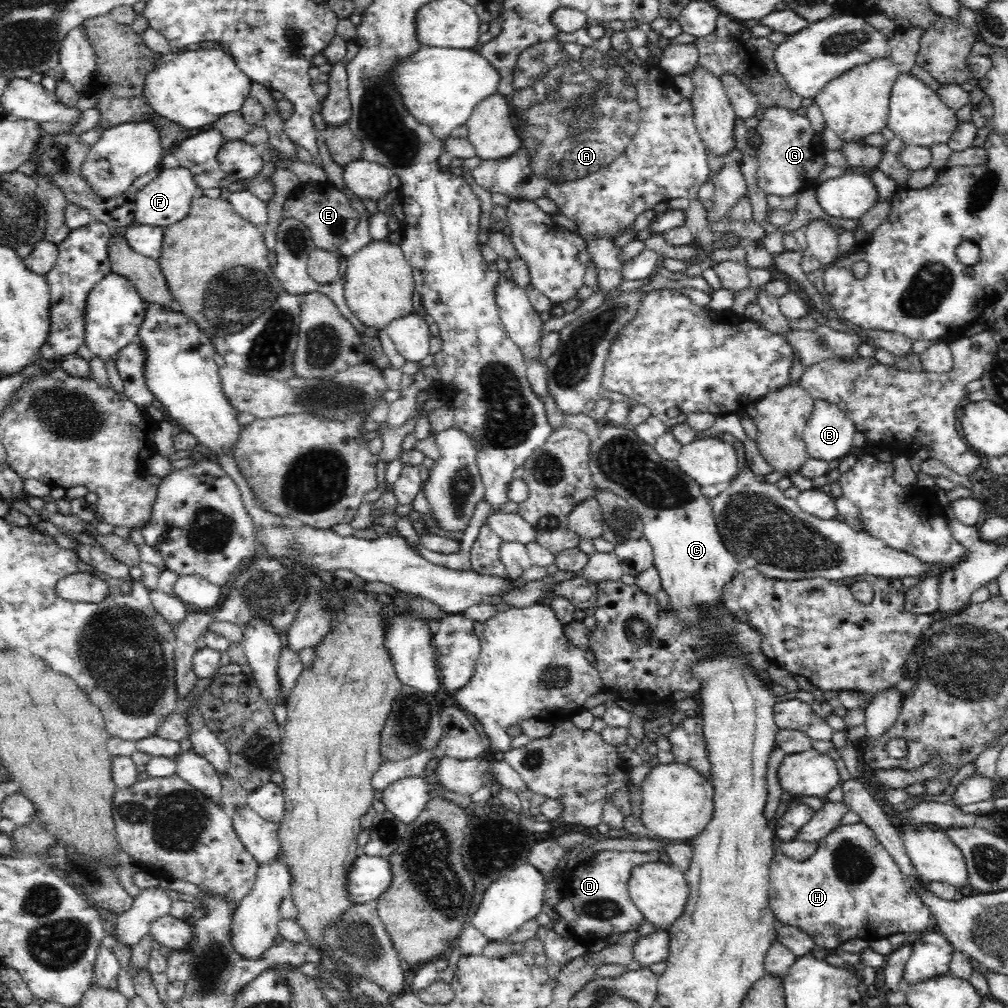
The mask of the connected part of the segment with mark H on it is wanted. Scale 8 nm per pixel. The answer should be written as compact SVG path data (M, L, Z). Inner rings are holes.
M864 822L848 824L847 826L838 826L833 832L830 832L826 838L822 838L822 840L818 841L817 844L818 849L816 853L806 861L797 862L779 851L777 851L772 858L769 868L769 903L770 908L773 910L775 920L779 920L786 926L800 928L802 932L810 935L814 943L816 943L817 948L825 949L828 952L838 950L839 946L853 939L864 939L866 942L870 943L874 940L889 938L898 933L908 933L914 938L921 935L924 931L926 932L926 927L931 924L930 922L933 920L930 909L922 903L922 899L920 899L918 893L914 892L913 884L909 882L906 876L902 875L894 858L885 850L885 847L877 840L877 835Z

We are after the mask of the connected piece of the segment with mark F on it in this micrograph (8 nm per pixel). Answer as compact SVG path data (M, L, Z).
M181 165L175 168L162 168L146 186L138 190L135 198L135 223L167 227L186 218L194 197L202 196L202 189L195 182L191 170Z

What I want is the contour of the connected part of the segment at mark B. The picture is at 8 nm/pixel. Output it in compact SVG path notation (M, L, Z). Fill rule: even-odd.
M815 402L803 432L807 452L811 458L824 460L826 463L842 460L855 450L852 436L856 425L834 402Z

